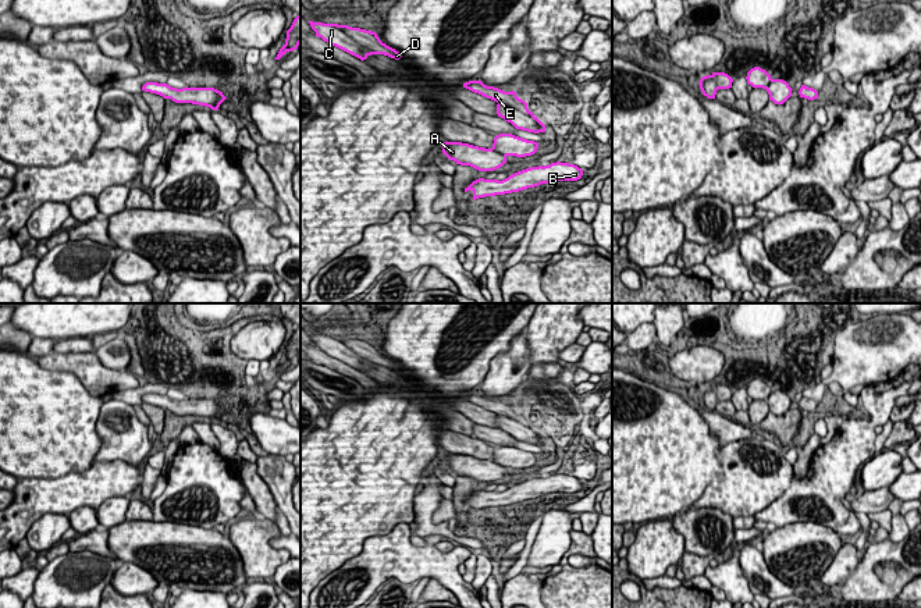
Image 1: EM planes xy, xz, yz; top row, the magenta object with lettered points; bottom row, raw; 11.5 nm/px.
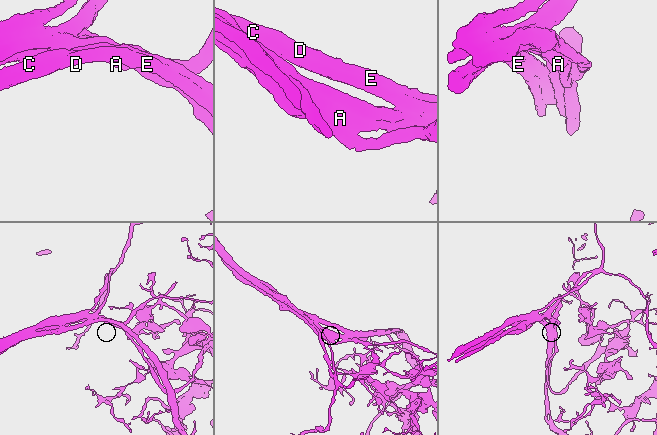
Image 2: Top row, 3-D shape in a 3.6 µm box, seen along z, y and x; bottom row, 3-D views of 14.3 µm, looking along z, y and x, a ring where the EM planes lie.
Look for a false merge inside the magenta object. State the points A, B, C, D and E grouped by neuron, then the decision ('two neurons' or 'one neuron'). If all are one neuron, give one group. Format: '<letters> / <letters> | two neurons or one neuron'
A B C D E | one neuron

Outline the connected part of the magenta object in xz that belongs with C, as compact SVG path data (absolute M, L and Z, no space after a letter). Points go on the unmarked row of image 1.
M309 333L309 335L316 348L362 373L371 366L384 366L395 371L402 369L399 363L383 355L376 344L338 335L313 333Z

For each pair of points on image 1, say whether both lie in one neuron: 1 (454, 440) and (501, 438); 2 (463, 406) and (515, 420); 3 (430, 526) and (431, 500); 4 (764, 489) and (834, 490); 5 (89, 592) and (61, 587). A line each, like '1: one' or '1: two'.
1: one
2: one
3: one
4: two
5: one

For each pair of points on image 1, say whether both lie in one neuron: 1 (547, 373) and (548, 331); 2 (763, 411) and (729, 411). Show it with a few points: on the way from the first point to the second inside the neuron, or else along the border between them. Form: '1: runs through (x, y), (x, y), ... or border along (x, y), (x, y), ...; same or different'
1: runs through (547, 363), (547, 341); same
2: runs through (754, 411), (738, 411); same

